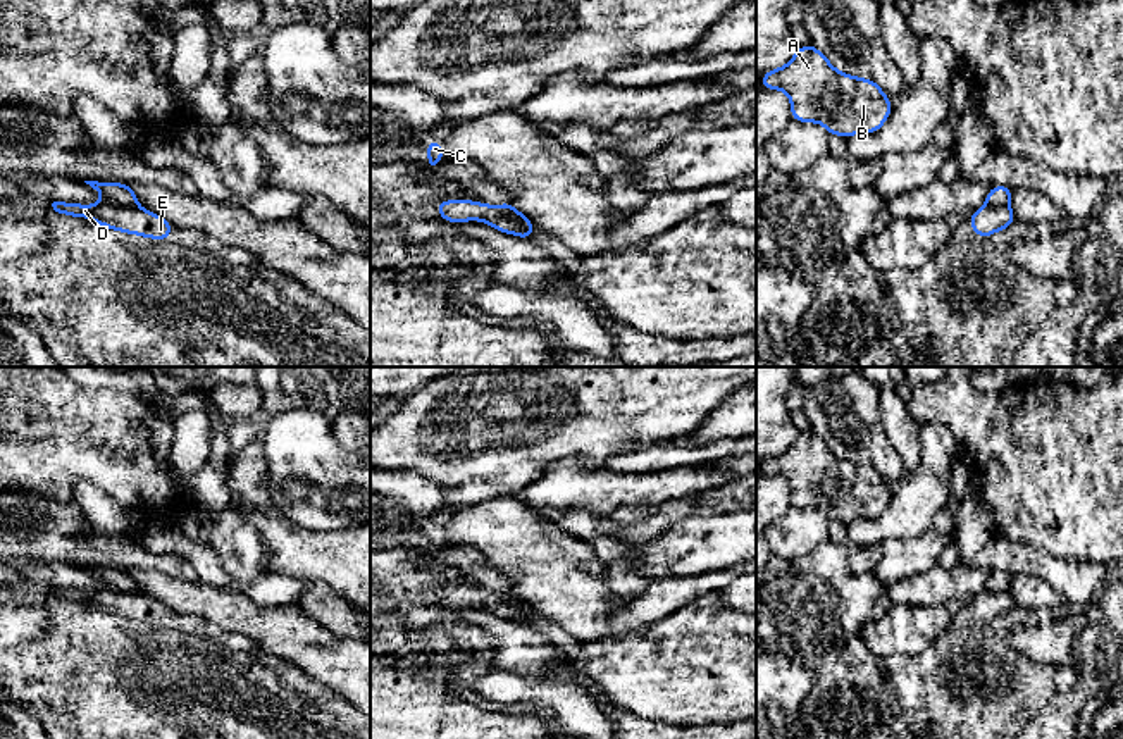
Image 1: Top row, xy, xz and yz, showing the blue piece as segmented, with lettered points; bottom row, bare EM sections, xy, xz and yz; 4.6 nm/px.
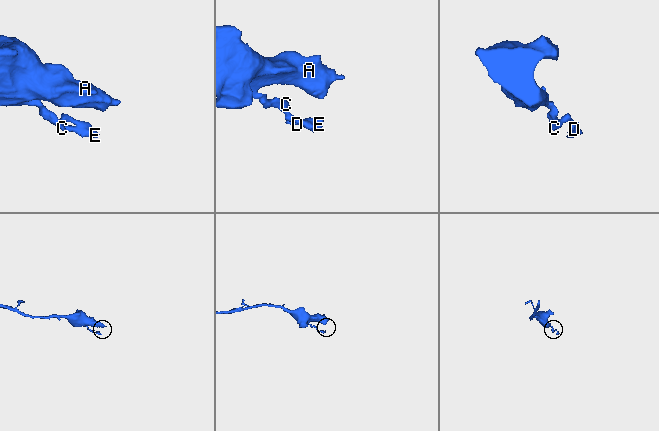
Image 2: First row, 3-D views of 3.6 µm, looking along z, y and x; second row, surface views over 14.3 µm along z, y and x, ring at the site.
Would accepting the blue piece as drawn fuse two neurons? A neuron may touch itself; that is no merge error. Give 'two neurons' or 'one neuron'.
two neurons

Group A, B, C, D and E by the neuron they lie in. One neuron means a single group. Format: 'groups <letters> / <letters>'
groups A B C / D E

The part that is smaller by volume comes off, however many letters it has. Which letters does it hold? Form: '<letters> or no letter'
D, E

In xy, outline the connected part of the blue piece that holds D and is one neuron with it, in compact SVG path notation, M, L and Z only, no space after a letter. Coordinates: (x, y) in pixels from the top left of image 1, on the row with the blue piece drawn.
M53 202L53 210L71 217L88 217L103 227L152 239L169 239L172 224L138 205L121 207L107 202L95 205Z

